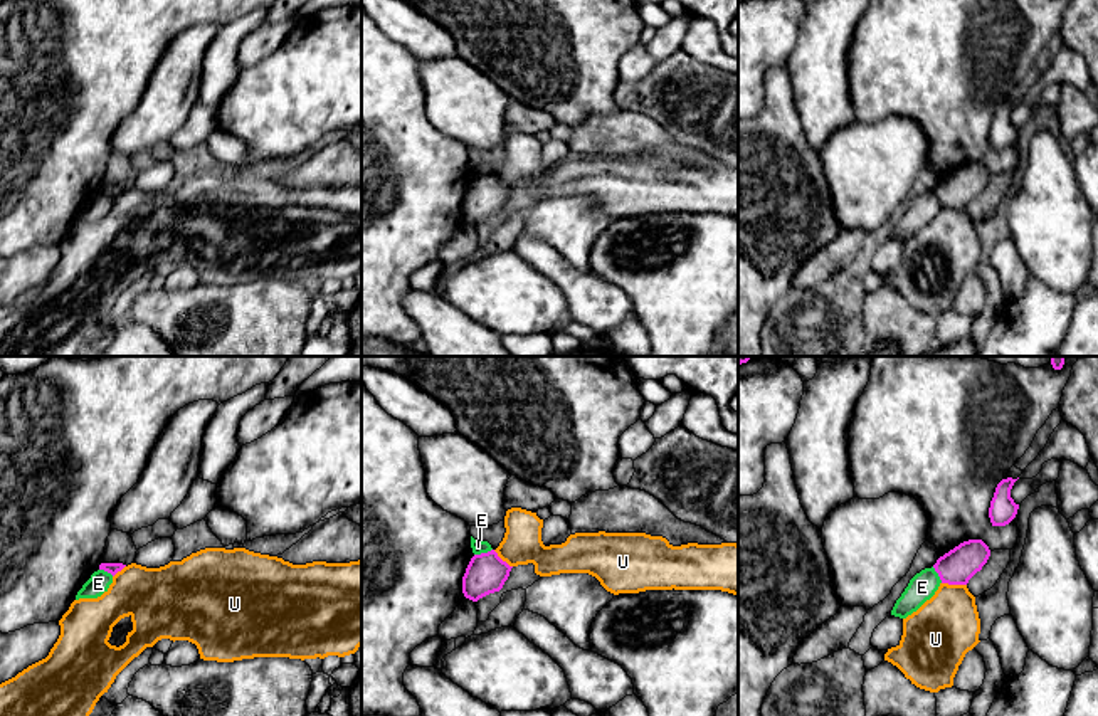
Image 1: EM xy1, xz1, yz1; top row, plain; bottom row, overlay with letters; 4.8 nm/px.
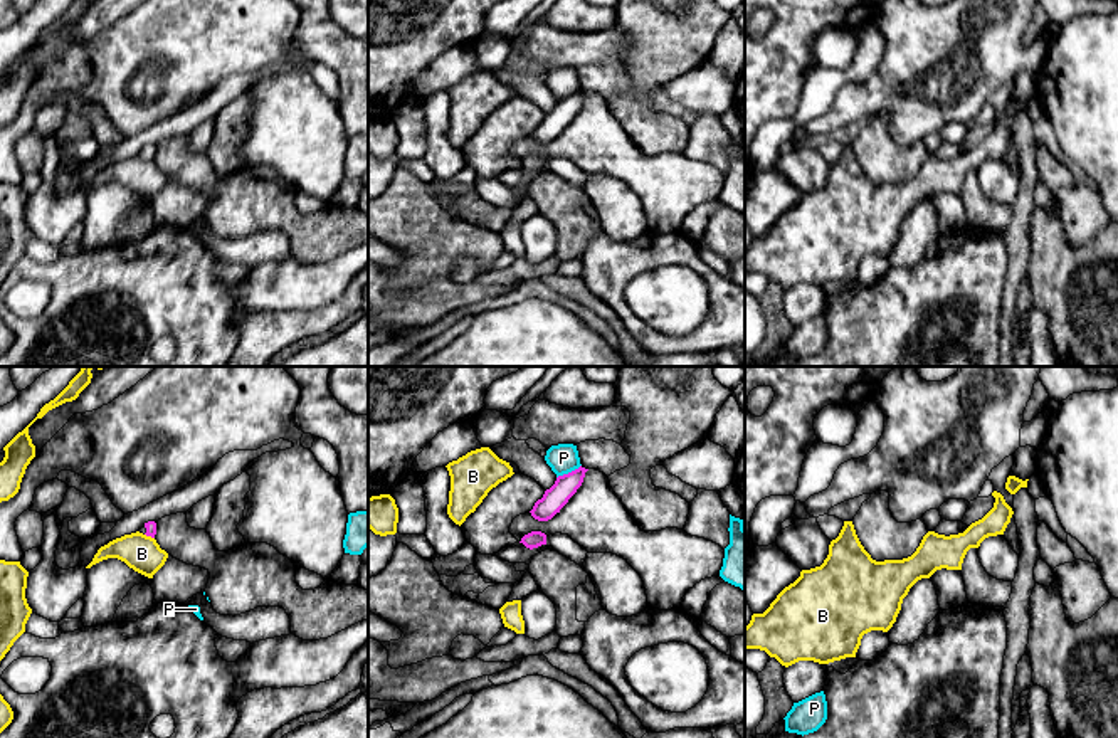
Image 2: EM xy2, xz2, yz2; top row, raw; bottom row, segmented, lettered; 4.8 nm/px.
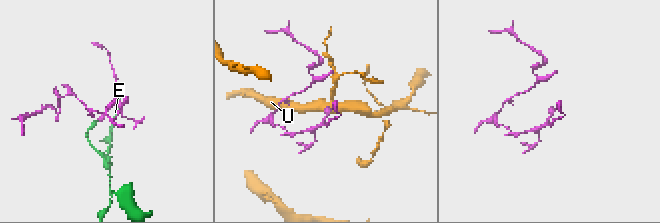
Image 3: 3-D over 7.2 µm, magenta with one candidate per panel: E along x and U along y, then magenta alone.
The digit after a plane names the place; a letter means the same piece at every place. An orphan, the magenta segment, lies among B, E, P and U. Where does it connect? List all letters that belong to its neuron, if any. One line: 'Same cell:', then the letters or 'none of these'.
Same cell: none of these

